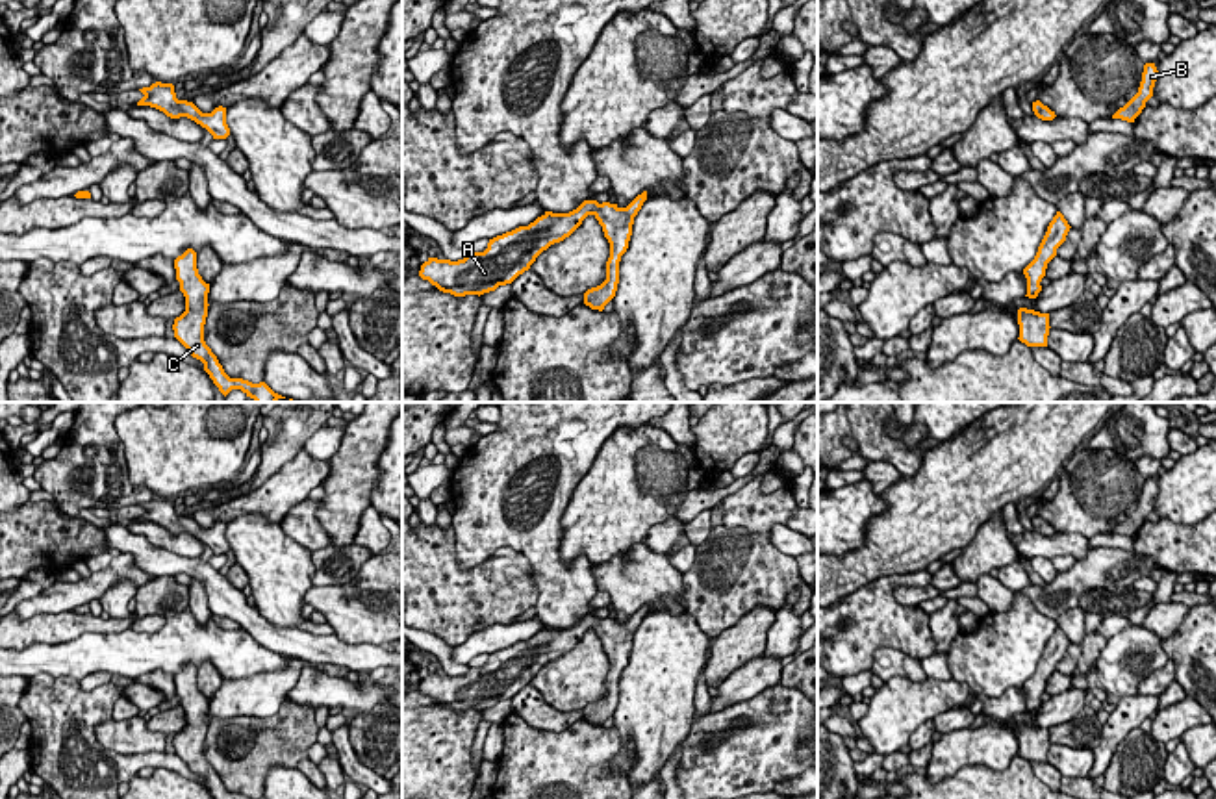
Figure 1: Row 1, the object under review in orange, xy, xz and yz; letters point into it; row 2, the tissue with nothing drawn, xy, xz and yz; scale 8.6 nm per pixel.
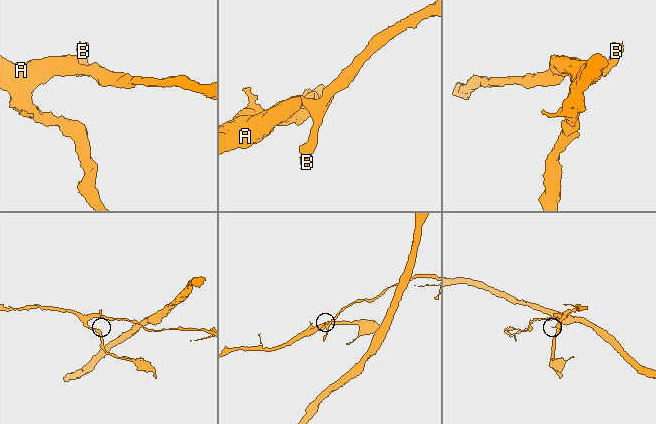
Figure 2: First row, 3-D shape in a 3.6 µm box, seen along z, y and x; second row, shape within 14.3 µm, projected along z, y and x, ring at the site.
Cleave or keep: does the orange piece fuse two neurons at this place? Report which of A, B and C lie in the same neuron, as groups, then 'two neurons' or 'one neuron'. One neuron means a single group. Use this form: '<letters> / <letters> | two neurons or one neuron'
A B C | one neuron

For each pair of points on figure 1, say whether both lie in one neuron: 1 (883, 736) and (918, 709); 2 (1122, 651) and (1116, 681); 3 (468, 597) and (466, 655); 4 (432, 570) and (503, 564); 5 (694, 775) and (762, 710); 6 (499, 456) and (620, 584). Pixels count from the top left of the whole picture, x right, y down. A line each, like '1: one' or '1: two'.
1: one
2: one
3: two
4: one
5: one
6: two

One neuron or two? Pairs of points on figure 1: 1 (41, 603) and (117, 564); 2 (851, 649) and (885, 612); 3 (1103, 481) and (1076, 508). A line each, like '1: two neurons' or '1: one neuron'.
1: one neuron
2: one neuron
3: one neuron

